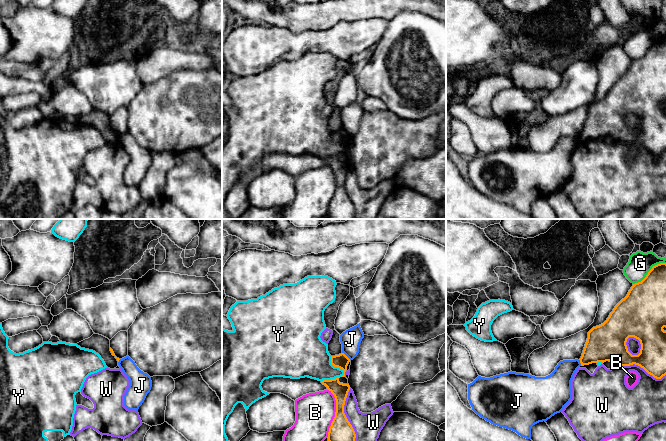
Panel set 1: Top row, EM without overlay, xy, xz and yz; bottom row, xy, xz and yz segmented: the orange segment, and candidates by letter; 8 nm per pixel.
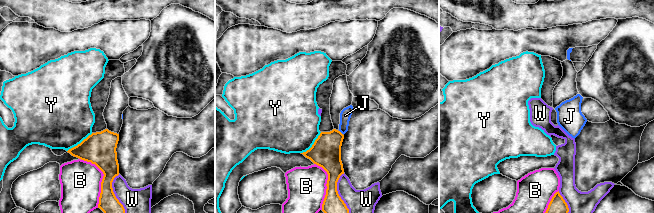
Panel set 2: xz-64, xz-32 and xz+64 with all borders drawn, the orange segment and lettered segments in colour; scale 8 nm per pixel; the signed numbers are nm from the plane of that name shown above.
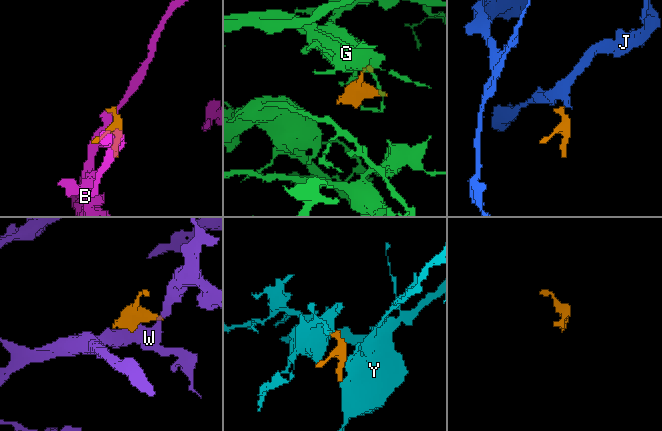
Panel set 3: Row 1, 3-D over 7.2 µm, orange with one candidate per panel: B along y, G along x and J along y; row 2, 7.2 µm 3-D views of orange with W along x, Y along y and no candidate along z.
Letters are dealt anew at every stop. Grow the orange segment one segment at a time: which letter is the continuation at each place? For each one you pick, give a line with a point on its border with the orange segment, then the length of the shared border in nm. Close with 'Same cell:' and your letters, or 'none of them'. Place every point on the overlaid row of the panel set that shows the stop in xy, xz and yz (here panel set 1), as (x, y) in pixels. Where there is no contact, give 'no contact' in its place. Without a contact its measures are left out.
Same cell: none of them

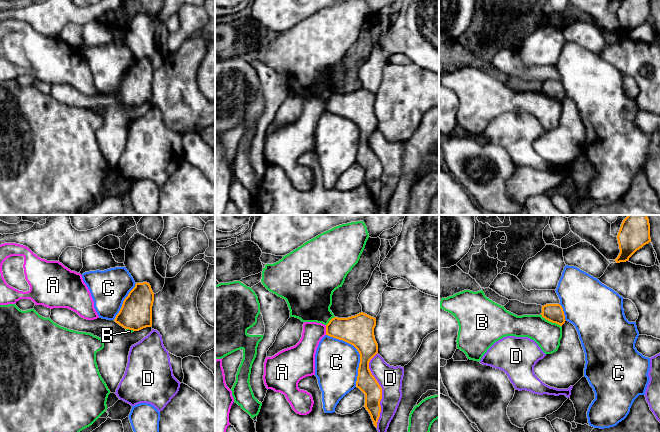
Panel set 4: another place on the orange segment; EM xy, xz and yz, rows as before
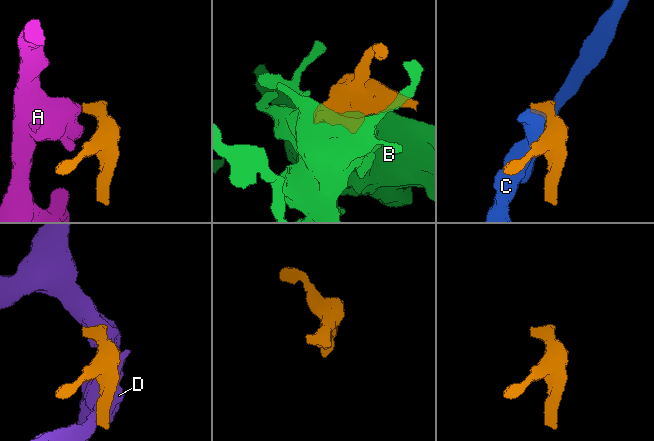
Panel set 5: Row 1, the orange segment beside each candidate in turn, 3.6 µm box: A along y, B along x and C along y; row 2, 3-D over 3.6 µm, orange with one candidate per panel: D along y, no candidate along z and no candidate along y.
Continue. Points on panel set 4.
Same cell: none of them

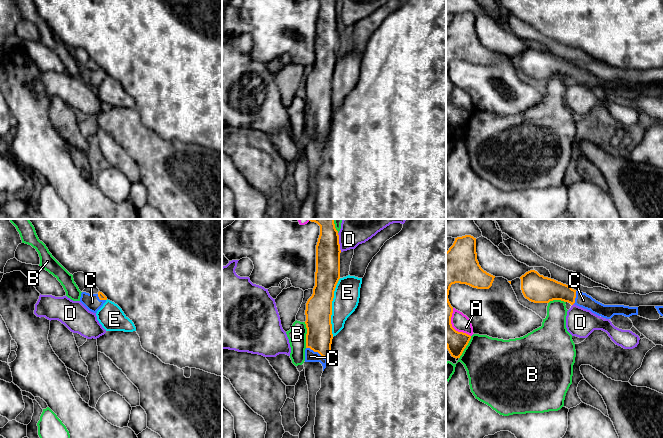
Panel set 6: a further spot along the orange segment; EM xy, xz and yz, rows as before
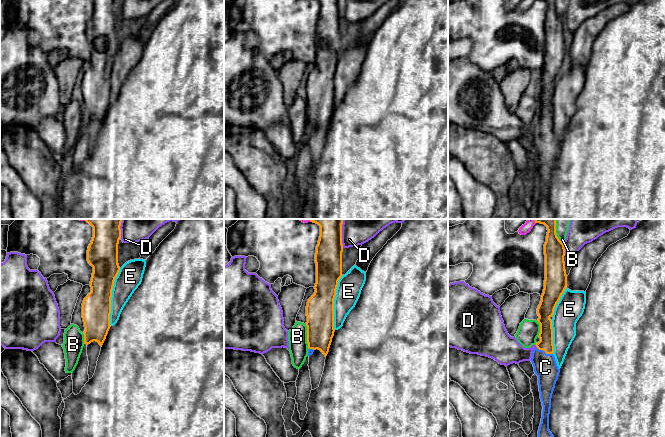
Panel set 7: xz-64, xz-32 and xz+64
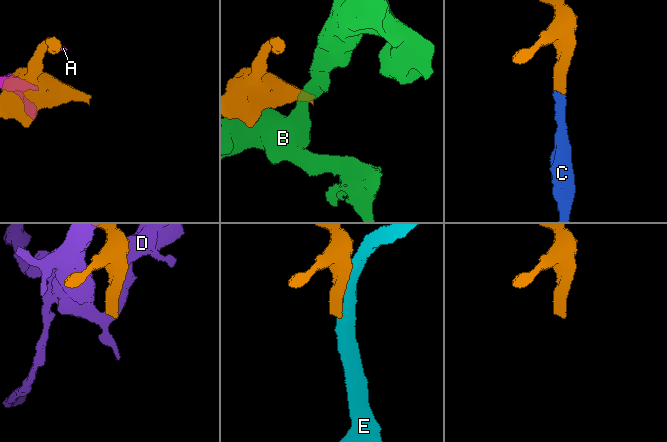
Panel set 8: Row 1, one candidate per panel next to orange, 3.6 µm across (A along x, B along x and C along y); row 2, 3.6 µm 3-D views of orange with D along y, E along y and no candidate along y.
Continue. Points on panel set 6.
C: meets orange in xz at (317, 351); contact 200 nm long
Same cell: C

